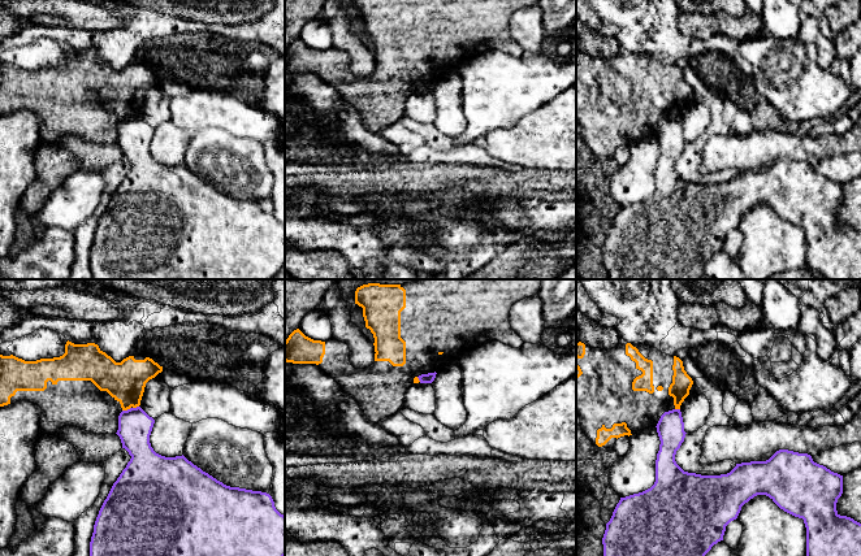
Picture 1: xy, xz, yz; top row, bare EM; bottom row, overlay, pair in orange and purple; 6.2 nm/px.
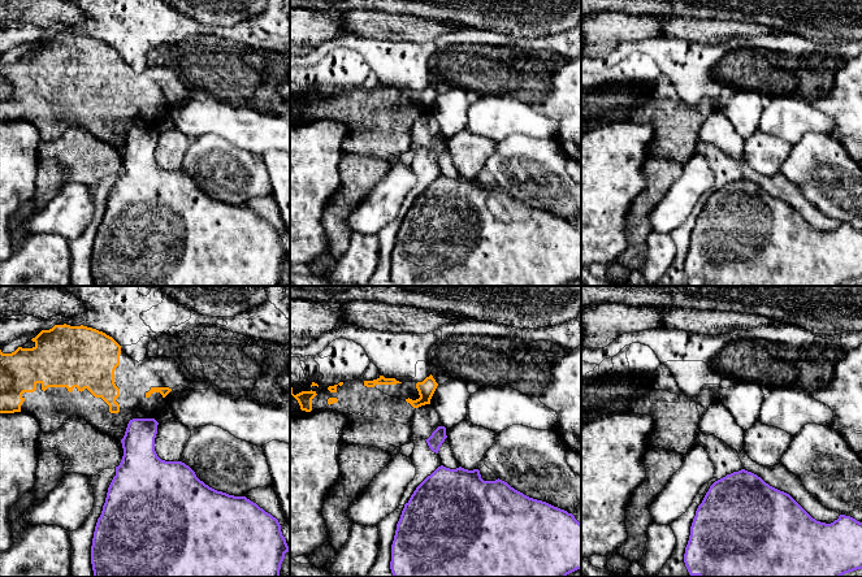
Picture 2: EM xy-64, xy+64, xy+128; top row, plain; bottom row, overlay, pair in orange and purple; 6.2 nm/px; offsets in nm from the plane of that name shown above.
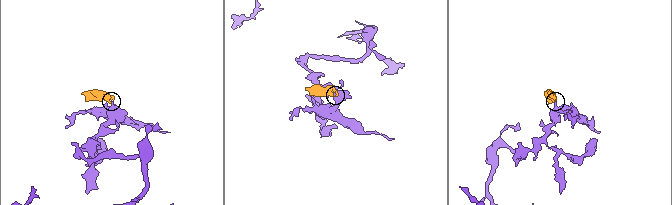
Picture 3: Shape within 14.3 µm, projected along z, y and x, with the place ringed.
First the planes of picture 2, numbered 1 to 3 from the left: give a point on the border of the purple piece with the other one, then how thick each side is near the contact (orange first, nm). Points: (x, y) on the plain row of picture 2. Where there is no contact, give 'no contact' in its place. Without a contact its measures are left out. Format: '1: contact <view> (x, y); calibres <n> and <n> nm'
1: no contact
2: no contact
3: no contact

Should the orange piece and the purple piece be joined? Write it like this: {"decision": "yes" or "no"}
{"decision": "no"}

